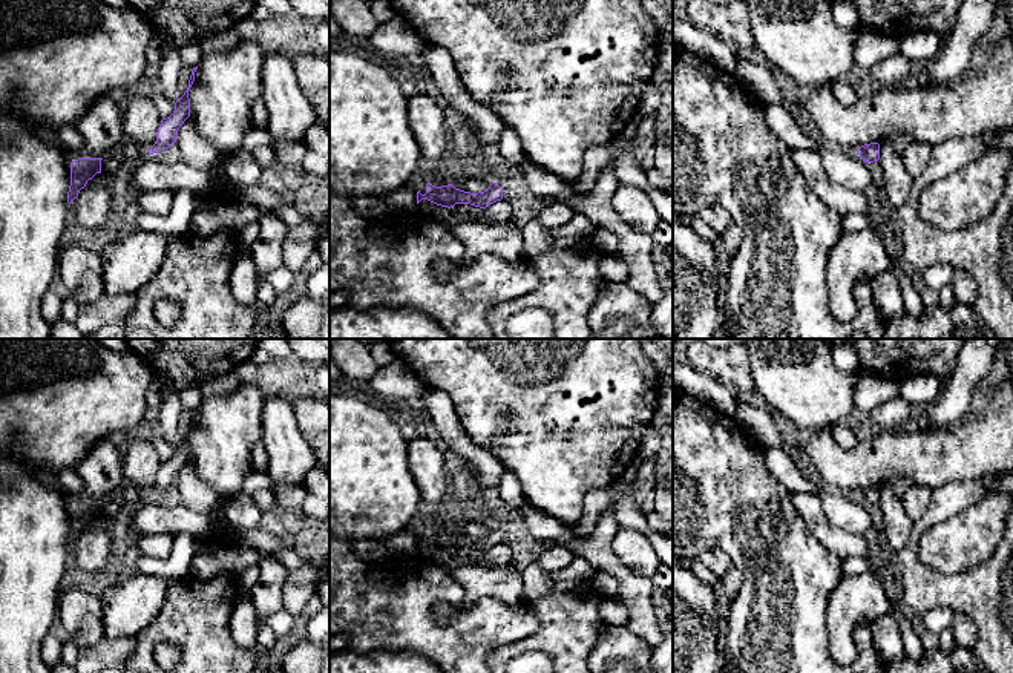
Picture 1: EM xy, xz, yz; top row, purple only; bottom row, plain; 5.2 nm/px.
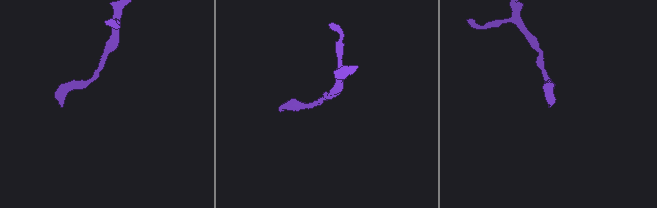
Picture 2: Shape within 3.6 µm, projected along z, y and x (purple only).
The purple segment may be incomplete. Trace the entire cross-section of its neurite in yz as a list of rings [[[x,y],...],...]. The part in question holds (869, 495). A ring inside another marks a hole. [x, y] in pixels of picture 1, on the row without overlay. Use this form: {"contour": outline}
{"contour": [[[870,486],[857,492],[857,497],[864,506],[874,506],[880,503],[880,488]]]}

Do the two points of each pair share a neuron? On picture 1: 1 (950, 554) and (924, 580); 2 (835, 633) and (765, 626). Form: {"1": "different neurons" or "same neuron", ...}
{"1": "different neurons", "2": "different neurons"}

